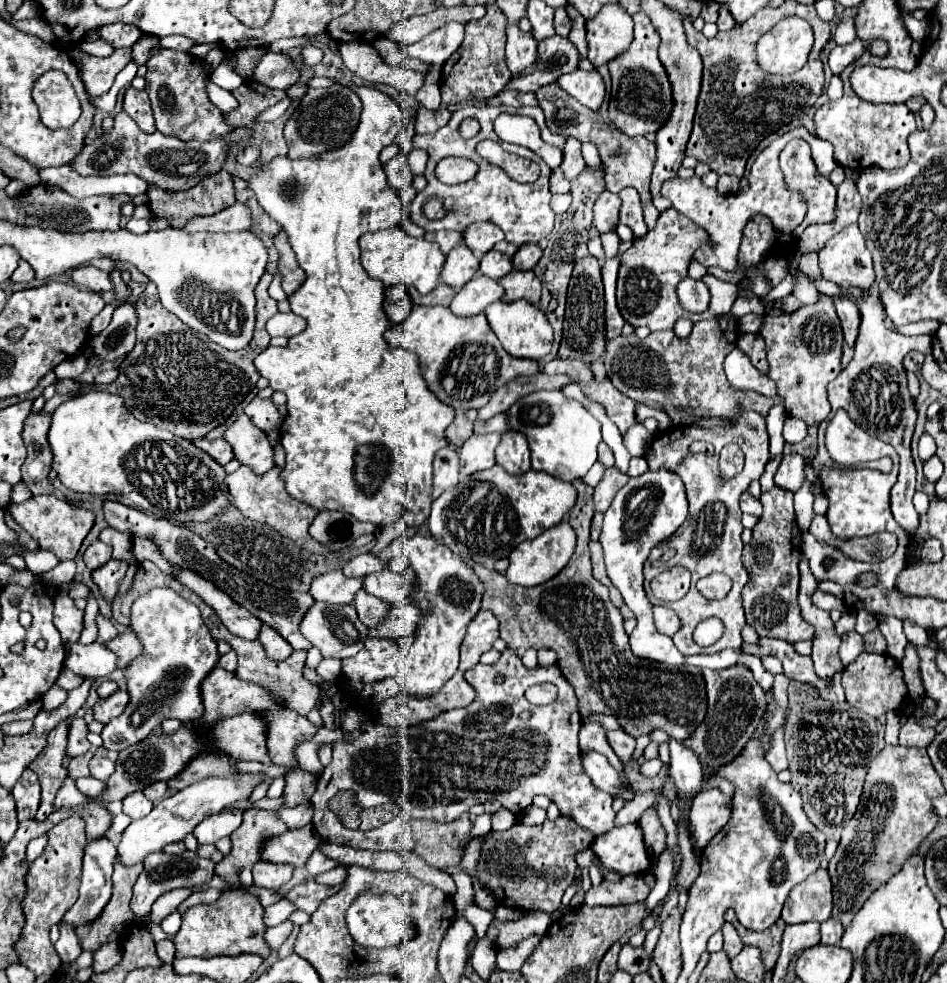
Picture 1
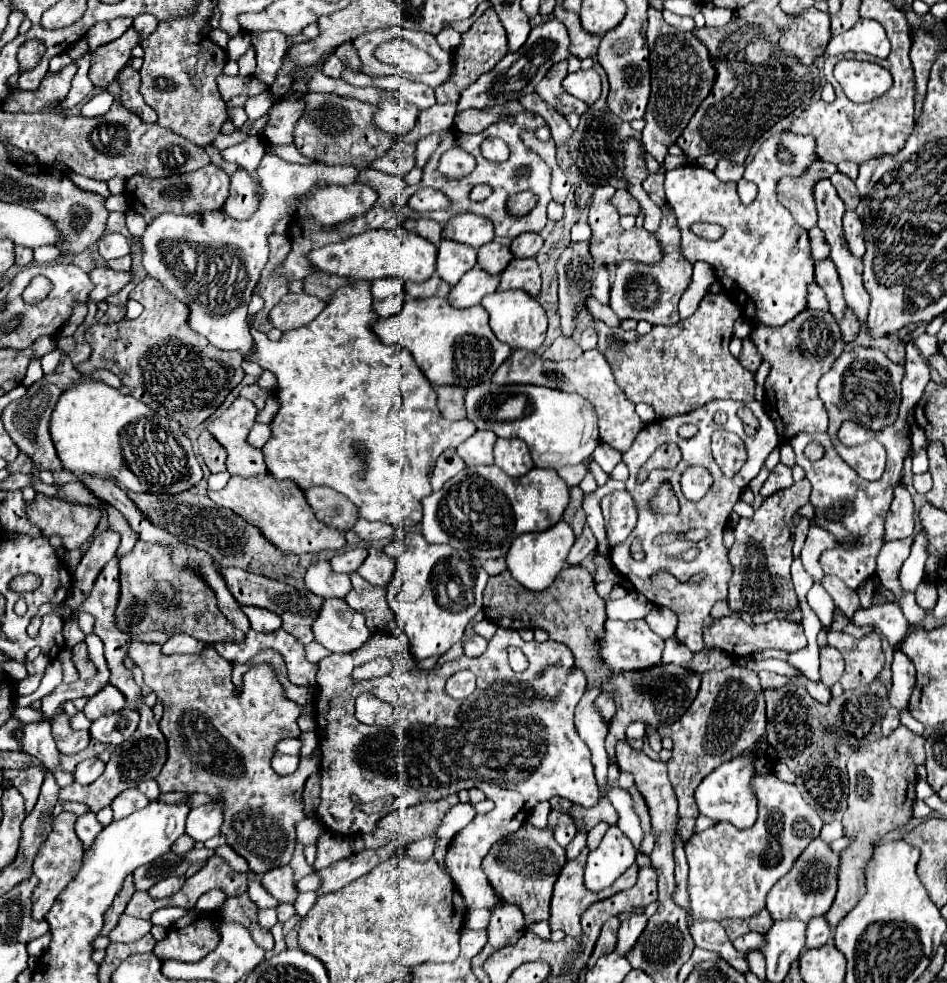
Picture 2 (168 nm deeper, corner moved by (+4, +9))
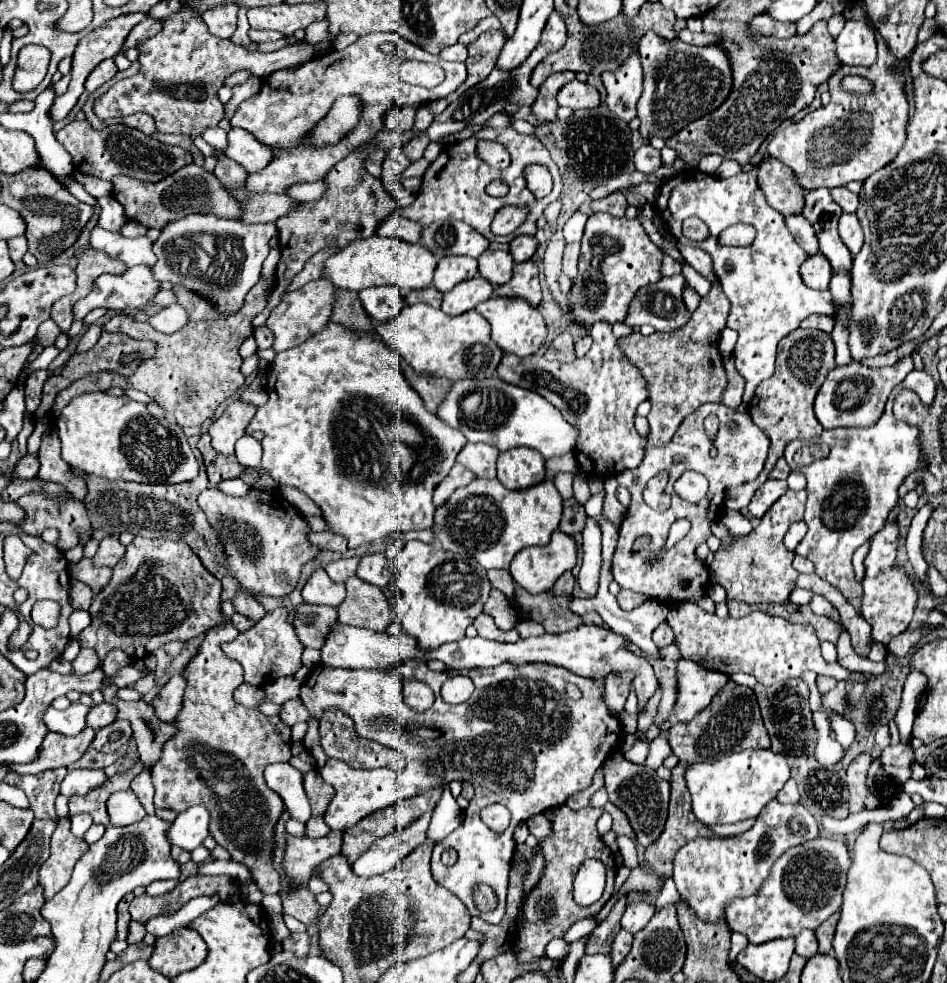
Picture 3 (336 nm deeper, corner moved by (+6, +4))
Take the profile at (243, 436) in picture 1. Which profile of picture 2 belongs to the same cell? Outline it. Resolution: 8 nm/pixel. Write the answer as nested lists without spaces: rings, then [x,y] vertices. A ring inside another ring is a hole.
[[[238,397],[220,417],[212,419],[210,425],[208,425],[208,431],[216,437],[216,441],[228,451],[228,471],[232,475],[242,475],[242,477],[254,477],[254,475],[260,475],[260,473],[266,473],[266,463],[264,463],[264,457],[262,457],[262,449],[258,447],[252,447],[246,439],[248,439],[248,433],[252,429],[252,425],[256,423],[256,415],[258,415],[258,409],[254,407],[252,401],[244,399],[244,397]]]

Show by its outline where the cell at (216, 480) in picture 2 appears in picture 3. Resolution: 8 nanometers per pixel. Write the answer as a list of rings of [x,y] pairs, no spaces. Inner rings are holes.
[[[234,478],[234,480],[224,480],[224,482],[220,482],[216,488],[220,488],[222,492],[226,492],[226,494],[232,494],[232,496],[244,496],[244,494],[248,494],[248,490],[252,490],[252,486],[248,486],[246,482],[242,482],[240,478]]]

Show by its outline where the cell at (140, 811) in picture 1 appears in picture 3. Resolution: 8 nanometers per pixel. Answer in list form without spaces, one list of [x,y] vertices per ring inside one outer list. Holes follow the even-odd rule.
[[[120,790],[108,798],[108,814],[112,826],[128,826],[134,822],[140,822],[146,812],[140,806],[136,794],[132,790]]]

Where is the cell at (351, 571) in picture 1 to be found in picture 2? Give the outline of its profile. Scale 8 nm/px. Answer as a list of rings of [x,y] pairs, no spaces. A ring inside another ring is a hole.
[[[356,547],[356,549],[350,549],[350,551],[344,551],[340,555],[334,555],[330,559],[330,565],[336,573],[354,573],[362,563],[364,559],[368,557],[368,549],[364,547]]]

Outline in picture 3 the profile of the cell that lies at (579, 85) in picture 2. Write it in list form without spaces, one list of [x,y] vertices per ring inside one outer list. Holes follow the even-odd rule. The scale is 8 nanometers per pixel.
[[[572,80],[558,92],[558,104],[568,106],[572,110],[578,108],[596,108],[600,104],[600,94],[594,86]]]

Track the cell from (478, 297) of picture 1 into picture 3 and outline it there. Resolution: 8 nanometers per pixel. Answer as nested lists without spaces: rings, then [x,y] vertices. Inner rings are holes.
[[[474,276],[472,280],[464,280],[456,288],[444,294],[442,312],[450,316],[464,314],[472,310],[476,304],[488,300],[492,294],[494,294],[494,286],[482,276]]]

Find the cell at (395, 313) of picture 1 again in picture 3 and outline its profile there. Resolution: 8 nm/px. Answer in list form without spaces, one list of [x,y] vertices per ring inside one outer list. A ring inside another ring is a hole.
[[[374,286],[358,292],[364,310],[372,320],[386,322],[400,314],[404,308],[404,298],[398,292],[398,286]]]

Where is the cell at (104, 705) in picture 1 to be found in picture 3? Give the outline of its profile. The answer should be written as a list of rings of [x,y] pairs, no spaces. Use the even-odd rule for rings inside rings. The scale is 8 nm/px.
[[[102,702],[98,706],[92,706],[88,716],[86,716],[86,724],[94,730],[100,730],[108,724],[112,724],[116,720],[116,706],[114,704],[108,704],[108,702]]]

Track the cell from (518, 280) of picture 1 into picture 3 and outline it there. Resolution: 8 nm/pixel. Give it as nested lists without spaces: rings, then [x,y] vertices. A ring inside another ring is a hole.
[[[532,260],[514,264],[514,276],[508,284],[494,288],[496,296],[518,296],[528,300],[532,306],[538,306],[542,300],[542,288],[538,282],[538,268]]]

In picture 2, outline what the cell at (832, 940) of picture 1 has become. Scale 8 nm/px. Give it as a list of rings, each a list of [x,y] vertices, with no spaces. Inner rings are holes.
[[[812,917],[806,929],[806,947],[820,947],[832,939],[832,929],[826,925],[824,917]]]

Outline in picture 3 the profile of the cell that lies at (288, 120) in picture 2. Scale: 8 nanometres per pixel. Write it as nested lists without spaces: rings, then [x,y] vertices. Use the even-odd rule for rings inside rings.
[[[368,34],[360,36],[354,44],[350,44],[344,50],[330,50],[328,54],[308,60],[296,68],[286,68],[278,70],[262,80],[262,86],[258,94],[252,98],[244,100],[234,116],[230,118],[232,128],[244,128],[250,134],[254,134],[260,142],[280,148],[282,154],[278,154],[260,174],[248,174],[248,180],[244,186],[254,192],[272,192],[272,194],[286,194],[286,190],[294,184],[304,184],[304,182],[316,182],[322,180],[328,170],[346,158],[350,152],[358,150],[364,146],[368,140],[372,140],[382,128],[384,128],[384,116],[388,114],[390,108],[406,108],[406,106],[422,106],[440,98],[446,98],[452,90],[456,90],[464,80],[466,80],[466,66],[462,62],[444,62],[440,56],[424,52],[420,46],[412,42],[398,42],[396,44],[396,62],[404,60],[420,60],[420,62],[436,62],[444,68],[446,80],[436,86],[436,88],[422,88],[422,86],[412,86],[406,82],[400,82],[398,74],[390,70],[390,62],[394,60],[392,56],[386,56],[380,52],[380,42],[384,40],[400,40],[400,36],[394,34]],[[342,94],[358,94],[364,102],[362,110],[362,122],[358,128],[340,144],[326,146],[326,148],[310,148],[306,146],[304,134],[312,130],[312,126],[318,124],[320,118],[326,116],[328,108],[332,108],[334,100]]]

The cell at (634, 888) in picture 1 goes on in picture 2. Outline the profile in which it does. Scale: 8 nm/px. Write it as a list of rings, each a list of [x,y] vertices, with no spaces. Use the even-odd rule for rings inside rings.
[[[585,847],[574,861],[568,861],[562,869],[562,873],[558,875],[558,881],[554,885],[554,895],[552,895],[552,907],[550,907],[550,929],[578,929],[578,935],[580,935],[580,915],[586,911],[586,907],[590,903],[596,903],[596,901],[602,901],[602,899],[608,899],[620,891],[626,891],[630,887],[636,885],[636,879],[638,879],[638,865],[634,863],[632,867],[626,869],[626,873],[614,881],[614,885],[610,885],[608,889],[602,889],[602,891],[588,891],[586,885],[584,885],[584,868],[586,867],[586,860],[590,850]]]

